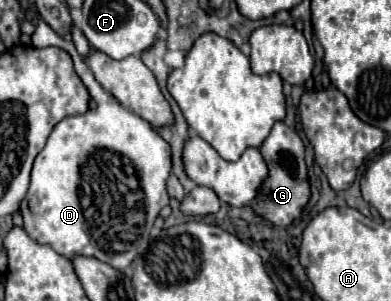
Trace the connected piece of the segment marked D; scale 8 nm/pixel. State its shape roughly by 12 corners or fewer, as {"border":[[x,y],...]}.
{"border":[[104,93],[62,119],[24,231],[118,271],[170,195],[172,151]]}

